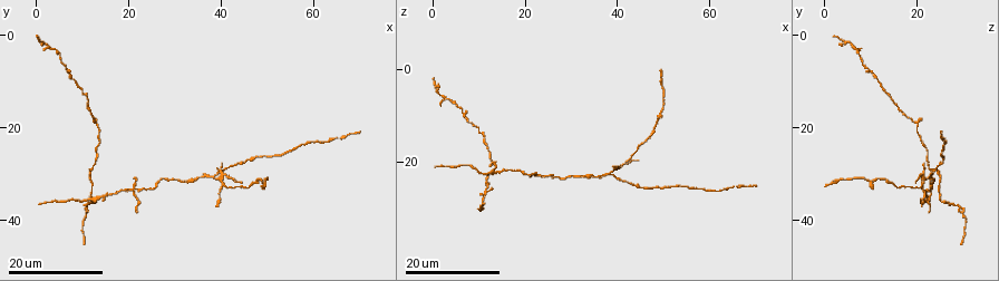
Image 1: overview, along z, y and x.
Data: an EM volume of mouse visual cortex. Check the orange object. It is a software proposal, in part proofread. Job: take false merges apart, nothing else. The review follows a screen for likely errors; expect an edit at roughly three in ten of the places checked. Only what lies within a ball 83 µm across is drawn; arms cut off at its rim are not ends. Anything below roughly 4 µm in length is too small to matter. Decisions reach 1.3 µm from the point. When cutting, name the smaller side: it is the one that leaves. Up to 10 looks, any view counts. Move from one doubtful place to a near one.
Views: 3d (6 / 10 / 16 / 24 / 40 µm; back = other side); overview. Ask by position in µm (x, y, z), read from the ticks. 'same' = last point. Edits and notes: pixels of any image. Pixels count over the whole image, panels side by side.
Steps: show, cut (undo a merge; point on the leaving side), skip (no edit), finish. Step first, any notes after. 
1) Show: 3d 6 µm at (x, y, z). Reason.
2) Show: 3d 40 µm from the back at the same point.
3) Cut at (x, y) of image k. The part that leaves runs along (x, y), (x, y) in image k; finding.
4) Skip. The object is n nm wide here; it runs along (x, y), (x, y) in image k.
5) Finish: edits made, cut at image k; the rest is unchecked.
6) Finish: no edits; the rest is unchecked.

Show: 3d 16 µm at (11.5, 36.0, 23.0).

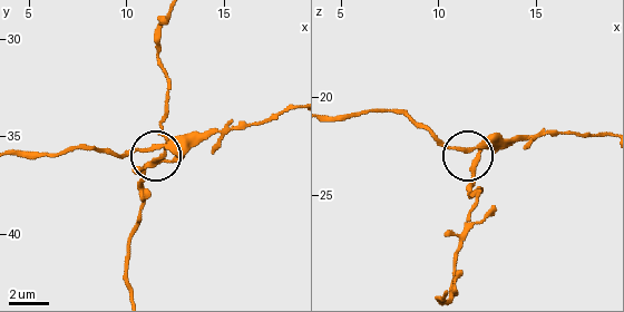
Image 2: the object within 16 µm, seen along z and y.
Show: 3d 6 µm at (11.7, 35.6, 22.6).

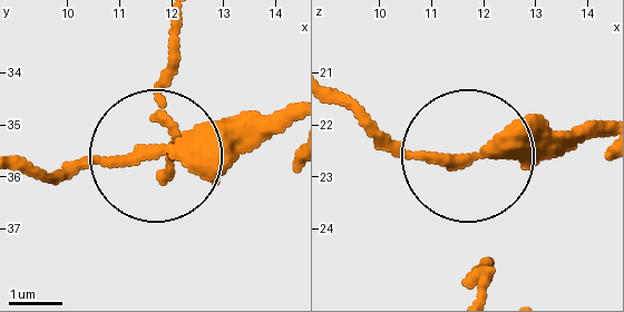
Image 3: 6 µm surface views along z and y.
Skip. The side arm is 13 µm long; it runs along (293, 115), (146, 155), (27, 168) in image 3; one cell here.

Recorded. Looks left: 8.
Show: 3d 16 µm at (11.0, 15.0, 15.0). Sudden change in width.

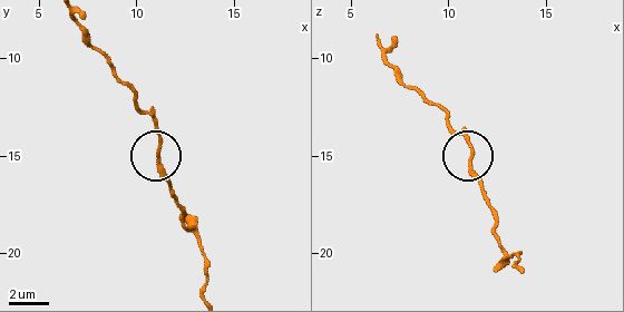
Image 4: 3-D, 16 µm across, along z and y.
Show: 3d 6 µm at (11.2, 15.2, 15.6).

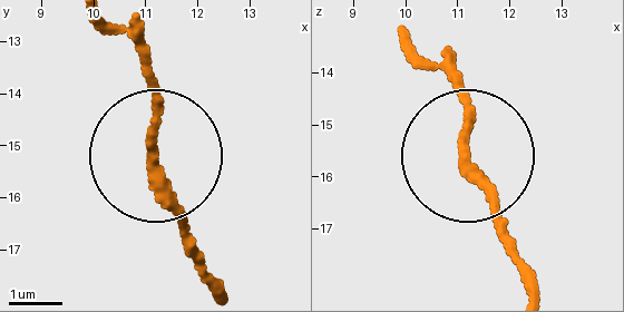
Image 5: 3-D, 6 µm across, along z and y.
Skip. All the same cell.

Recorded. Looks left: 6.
Show: 3d 16 µm at (7.0, 8.0, 10.0). Thick turns thin.

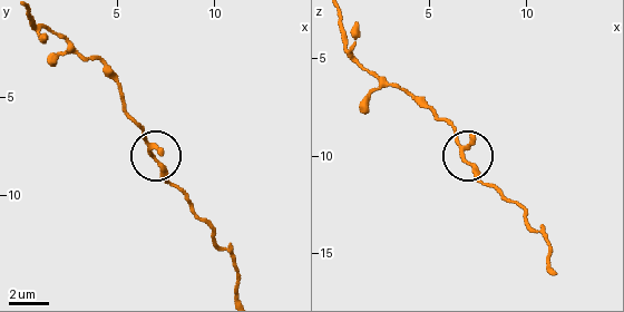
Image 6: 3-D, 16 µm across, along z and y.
Show: 3d 10 µm at (7.0, 8.2, 10.5). Zoom in.

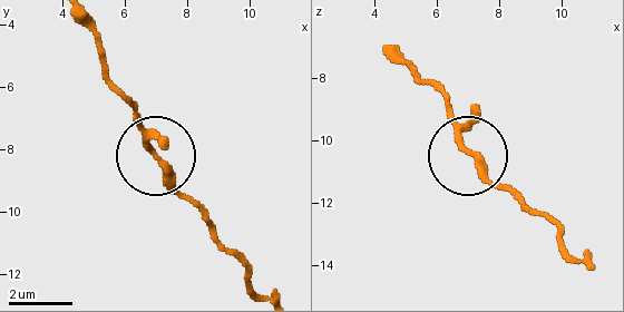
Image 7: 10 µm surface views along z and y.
Skip. It runs along (256, 291), (241, 259), (155, 158), (124, 94) in image 7; one cell here.

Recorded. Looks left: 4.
Show: 3d 16 µm at (32.0, 31.0, 23.0). Thick turns thin.

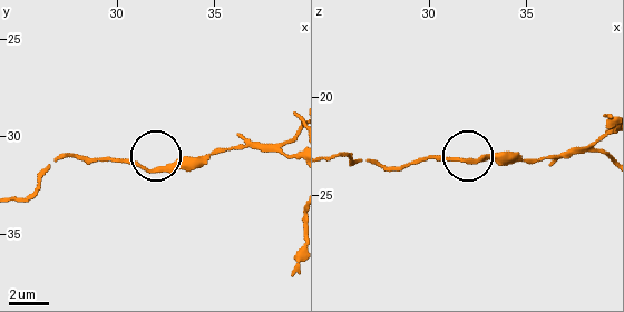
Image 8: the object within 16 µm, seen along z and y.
Show: 3d 10 µm at (32.3, 31.6, 23.4).

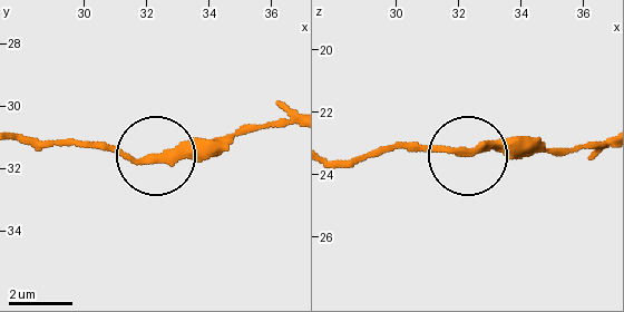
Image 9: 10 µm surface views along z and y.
Skip. It runs along (18, 136), (106, 144), (138, 157), (232, 144) in image 9; continuous, no second cell.

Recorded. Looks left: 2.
Show: 3d 16 µm at (45.0, 27.0, 26.0).

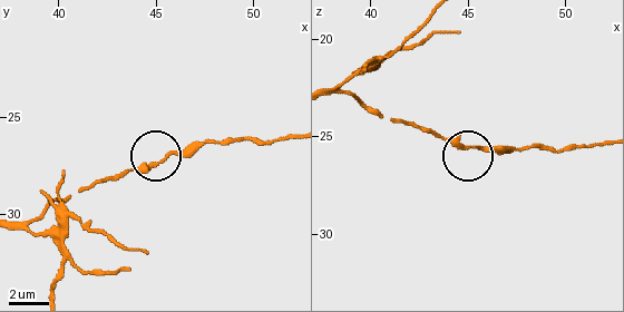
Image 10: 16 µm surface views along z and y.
Show: 3d 10 µm at (45.2, 27.3, 25.6).

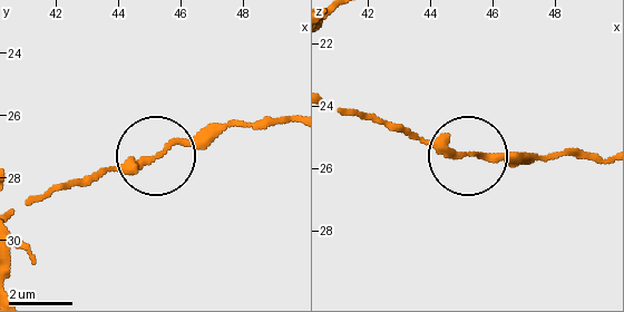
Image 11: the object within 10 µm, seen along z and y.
Skip. Continuous, no second cell.

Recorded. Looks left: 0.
Finish: no edits; the rest is unchecked.

